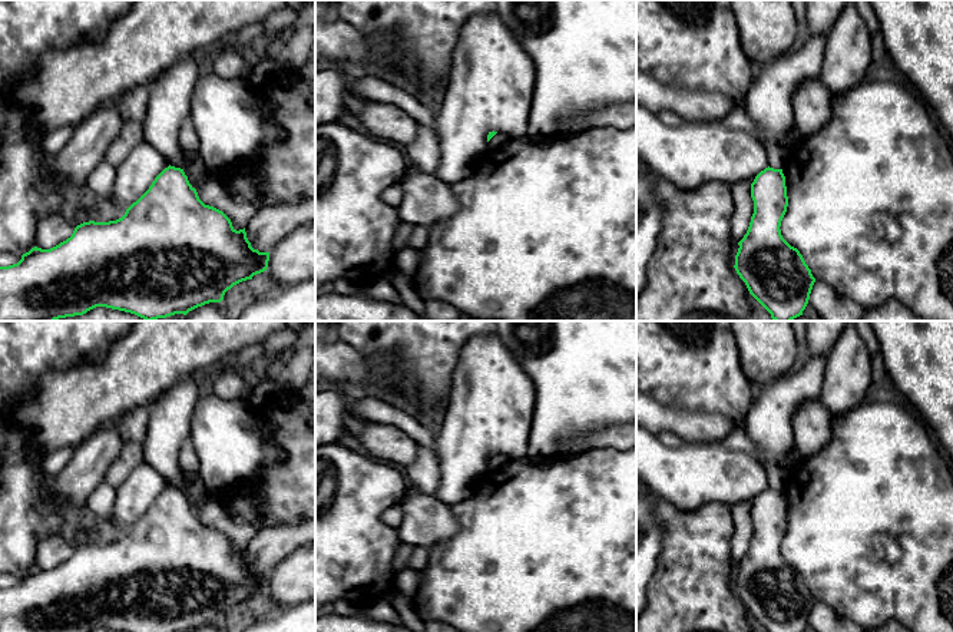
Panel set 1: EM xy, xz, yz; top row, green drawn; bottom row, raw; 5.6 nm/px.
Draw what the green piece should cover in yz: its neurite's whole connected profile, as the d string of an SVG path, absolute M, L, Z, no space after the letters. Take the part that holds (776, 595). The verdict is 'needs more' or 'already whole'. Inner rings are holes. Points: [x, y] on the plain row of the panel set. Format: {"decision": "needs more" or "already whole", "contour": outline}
{"decision": "already whole", "contour": "M765 489L751 504L754 535L738 563L735 592L767 632L804 632L815 599L781 556L788 517L782 490Z"}

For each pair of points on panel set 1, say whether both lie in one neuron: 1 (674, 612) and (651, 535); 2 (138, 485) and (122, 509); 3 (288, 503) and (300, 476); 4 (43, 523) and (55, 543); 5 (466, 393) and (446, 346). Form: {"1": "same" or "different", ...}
{"1": "different", "2": "same", "3": "same", "4": "different", "5": "different"}

